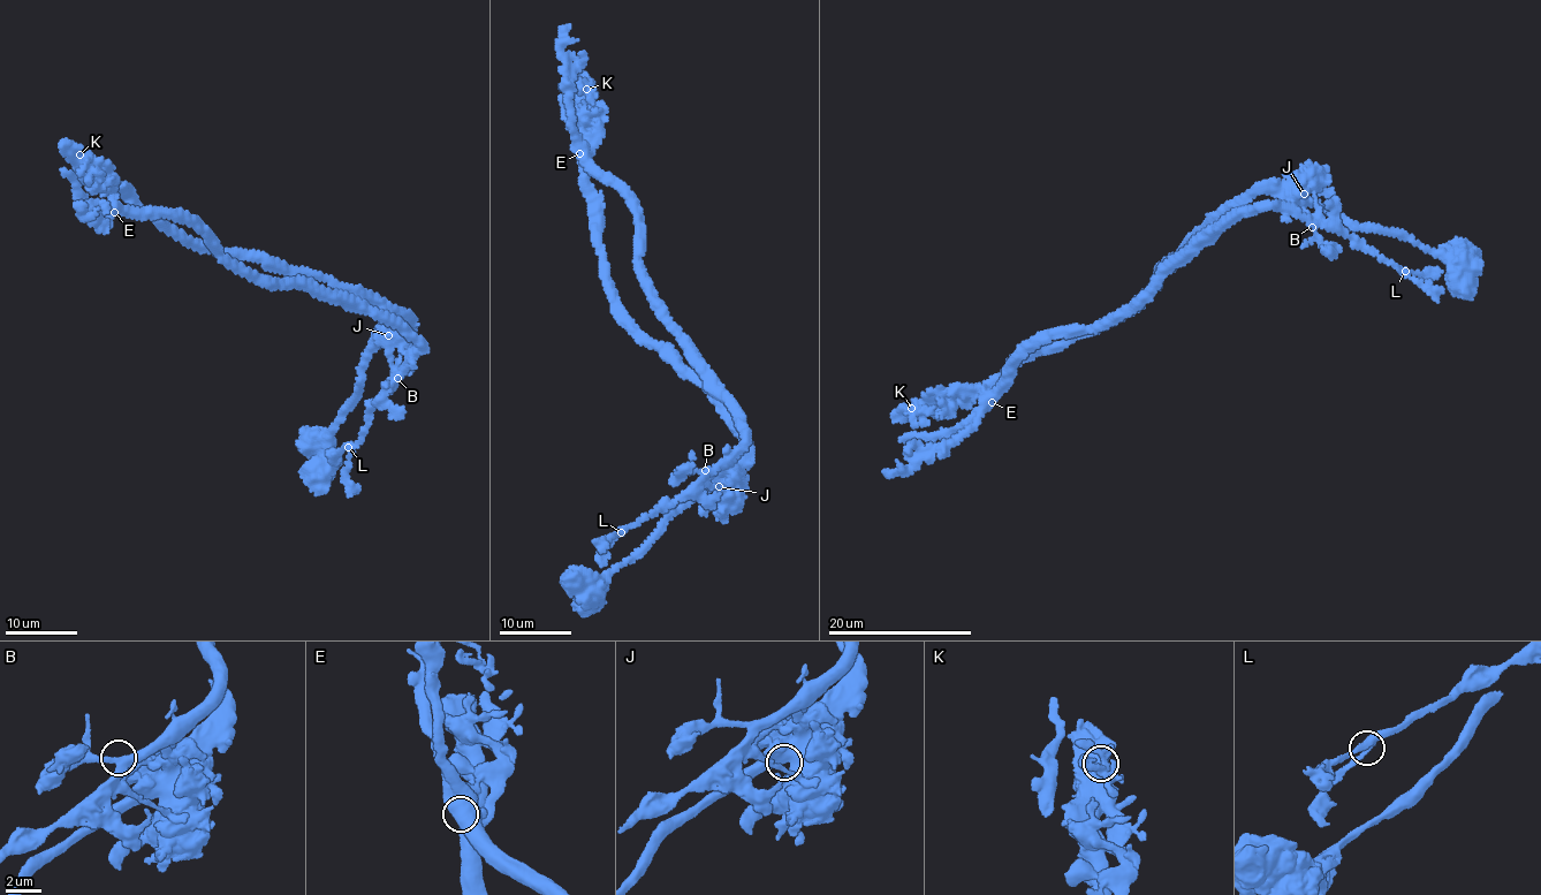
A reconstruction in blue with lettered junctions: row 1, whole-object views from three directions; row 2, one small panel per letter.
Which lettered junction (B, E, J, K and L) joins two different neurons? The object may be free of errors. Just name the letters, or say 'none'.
K

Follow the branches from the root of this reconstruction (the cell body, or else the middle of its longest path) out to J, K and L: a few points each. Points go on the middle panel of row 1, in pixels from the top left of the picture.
J: (662, 350), (677, 370), (714, 397), (721, 415), (742, 439), (744, 452), (719, 486)
K: (662, 350), (623, 312), (607, 274), (598, 233), (597, 196), (585, 164), (586, 90)
L: (662, 350), (677, 370), (714, 397), (721, 415), (742, 439), (744, 452), (733, 465), (621, 532)

